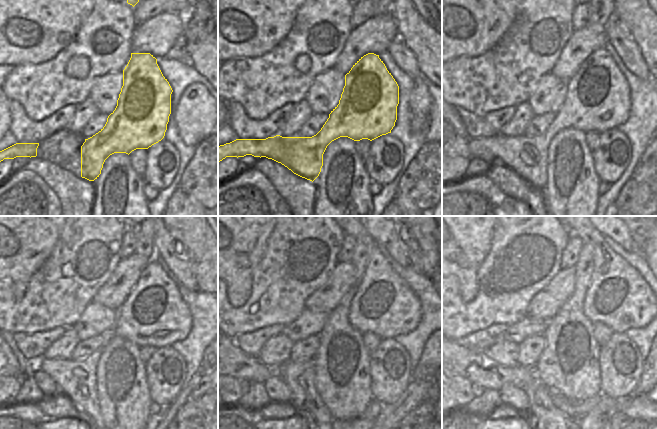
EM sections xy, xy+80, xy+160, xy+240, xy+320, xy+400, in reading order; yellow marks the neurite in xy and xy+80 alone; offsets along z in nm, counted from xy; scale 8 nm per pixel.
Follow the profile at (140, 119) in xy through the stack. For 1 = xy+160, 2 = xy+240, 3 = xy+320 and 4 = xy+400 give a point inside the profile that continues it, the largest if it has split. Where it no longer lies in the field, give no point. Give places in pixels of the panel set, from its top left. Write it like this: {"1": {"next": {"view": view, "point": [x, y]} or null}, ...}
{"1": {"next": {"view": "xy+160", "point": [598, 98]}}, "2": {"next": {"view": "xy+240", "point": [154, 315]}}, "3": {"next": {"view": "xy+320", "point": [384, 304]}}, "4": {"next": {"view": "xy+400", "point": [618, 296]}}}

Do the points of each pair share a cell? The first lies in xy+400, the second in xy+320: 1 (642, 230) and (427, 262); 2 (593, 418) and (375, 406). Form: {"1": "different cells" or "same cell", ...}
{"1": "same cell", "2": "same cell"}

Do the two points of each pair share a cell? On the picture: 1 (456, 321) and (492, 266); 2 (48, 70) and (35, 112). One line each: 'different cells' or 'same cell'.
1: same cell
2: same cell

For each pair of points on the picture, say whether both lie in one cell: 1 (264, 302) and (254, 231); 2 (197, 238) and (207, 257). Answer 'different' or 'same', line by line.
1: different
2: same

